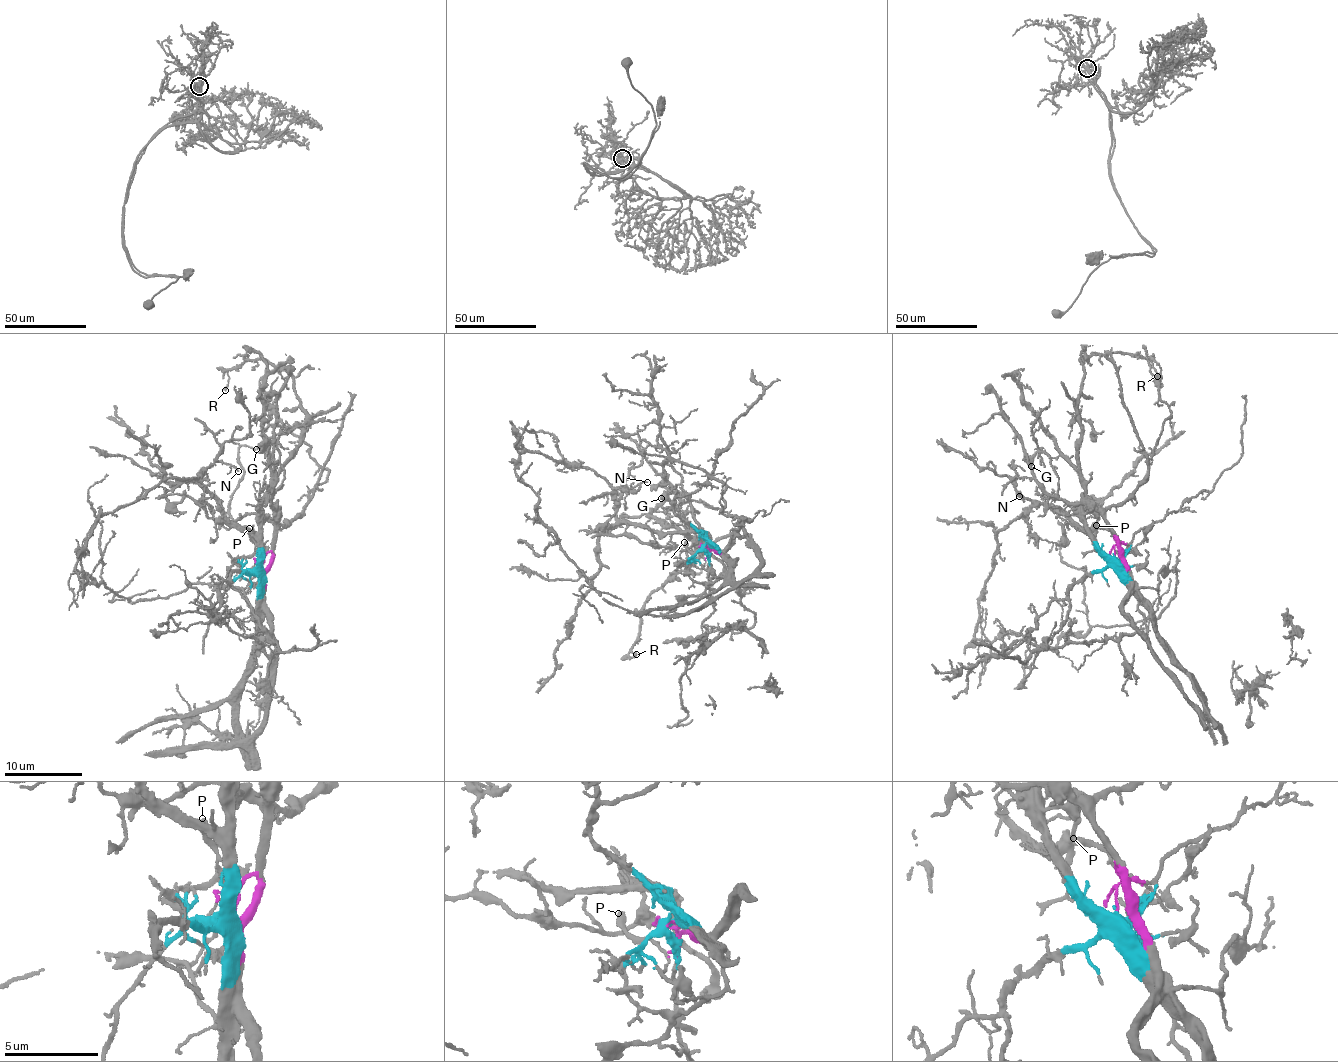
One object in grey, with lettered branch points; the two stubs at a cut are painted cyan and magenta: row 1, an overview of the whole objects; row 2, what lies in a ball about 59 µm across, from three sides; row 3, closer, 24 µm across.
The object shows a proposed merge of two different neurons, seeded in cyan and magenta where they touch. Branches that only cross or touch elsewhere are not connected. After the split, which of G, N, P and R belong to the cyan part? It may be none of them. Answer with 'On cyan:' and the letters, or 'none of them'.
On cyan: N, R

